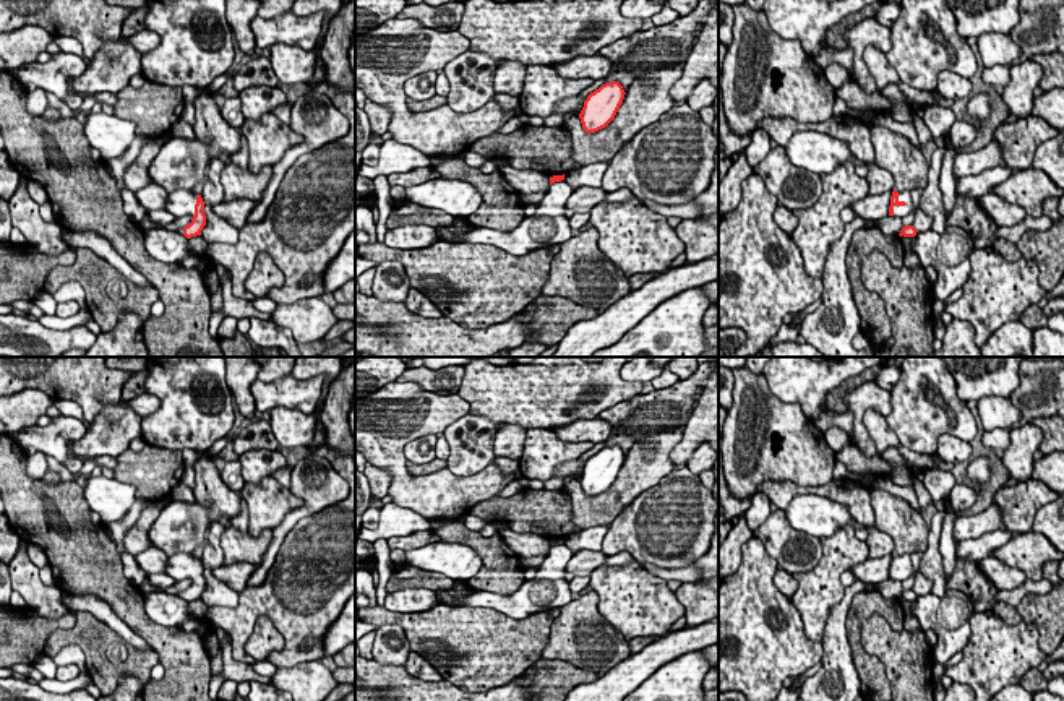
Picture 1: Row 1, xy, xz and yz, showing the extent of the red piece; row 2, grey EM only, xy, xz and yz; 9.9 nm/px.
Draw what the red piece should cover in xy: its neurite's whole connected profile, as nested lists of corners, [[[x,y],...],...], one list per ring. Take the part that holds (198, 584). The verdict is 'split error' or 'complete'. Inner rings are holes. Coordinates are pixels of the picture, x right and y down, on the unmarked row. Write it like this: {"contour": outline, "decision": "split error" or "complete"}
{"contour": [[[175,553],[167,558],[164,573],[175,581],[191,581],[191,586],[183,591],[183,599],[187,602],[201,599],[201,594],[206,589],[204,565],[201,558],[196,558],[191,553]]], "decision": "split error"}

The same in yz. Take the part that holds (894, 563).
{"contour": [[[910,553],[905,555],[892,555],[889,579],[894,581],[907,581],[913,574],[913,565]]], "decision": "split error"}

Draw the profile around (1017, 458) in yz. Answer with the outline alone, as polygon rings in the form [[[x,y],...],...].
[[[1025,424],[1019,428],[1012,428],[1009,438],[1010,445],[1001,456],[1002,464],[1010,479],[1025,482],[1032,477],[1033,453],[1040,449],[1043,432],[1033,424]]]

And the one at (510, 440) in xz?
[[[501,424],[495,437],[495,456],[511,458],[519,461],[526,446],[527,428],[517,424]]]

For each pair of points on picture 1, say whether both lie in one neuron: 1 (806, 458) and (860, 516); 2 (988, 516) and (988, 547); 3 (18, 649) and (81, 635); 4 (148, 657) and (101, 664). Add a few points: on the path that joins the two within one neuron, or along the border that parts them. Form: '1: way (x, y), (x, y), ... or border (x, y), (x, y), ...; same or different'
1: border (832, 477), (818, 485), (797, 485), (789, 481); different
2: border (998, 528), (961, 542); different
3: border (77, 620), (68, 628), (55, 628), (42, 649); different
4: way (137, 664), (112, 669); same

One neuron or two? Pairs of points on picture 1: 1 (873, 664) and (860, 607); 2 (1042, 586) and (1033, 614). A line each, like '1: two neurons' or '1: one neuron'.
1: one neuron
2: two neurons

